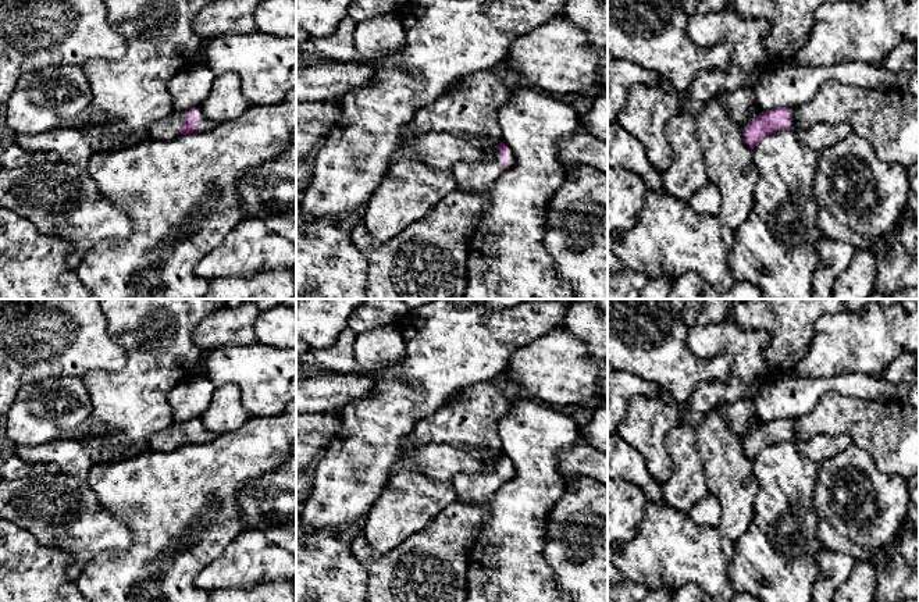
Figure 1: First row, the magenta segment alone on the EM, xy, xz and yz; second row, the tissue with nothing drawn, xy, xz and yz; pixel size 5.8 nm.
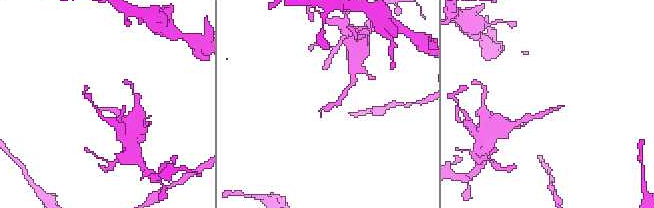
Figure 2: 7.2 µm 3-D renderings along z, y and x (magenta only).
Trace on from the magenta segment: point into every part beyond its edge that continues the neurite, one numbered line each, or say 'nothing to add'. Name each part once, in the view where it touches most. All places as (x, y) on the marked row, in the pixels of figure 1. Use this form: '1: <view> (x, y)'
1: xz (478, 177)

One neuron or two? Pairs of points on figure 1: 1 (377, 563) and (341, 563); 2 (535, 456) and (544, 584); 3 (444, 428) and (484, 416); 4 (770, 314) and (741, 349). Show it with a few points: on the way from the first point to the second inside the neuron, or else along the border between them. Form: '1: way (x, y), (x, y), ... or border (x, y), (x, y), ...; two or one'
1: border (346, 537), (351, 552), (366, 572), (369, 587); two
2: way (535, 488), (530, 495), (530, 552); one
3: way (453, 424), (469, 423), (474, 417); one
4: border (726, 321), (763, 330), (768, 360); two

